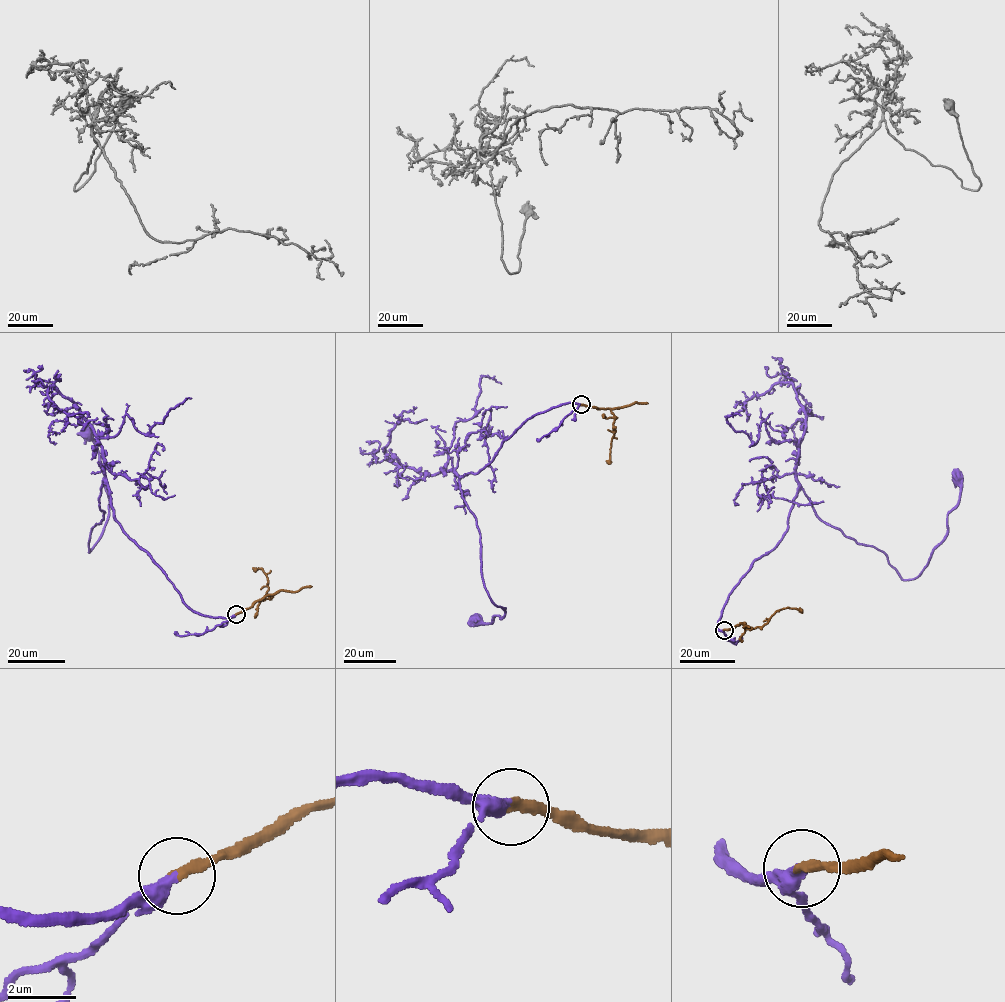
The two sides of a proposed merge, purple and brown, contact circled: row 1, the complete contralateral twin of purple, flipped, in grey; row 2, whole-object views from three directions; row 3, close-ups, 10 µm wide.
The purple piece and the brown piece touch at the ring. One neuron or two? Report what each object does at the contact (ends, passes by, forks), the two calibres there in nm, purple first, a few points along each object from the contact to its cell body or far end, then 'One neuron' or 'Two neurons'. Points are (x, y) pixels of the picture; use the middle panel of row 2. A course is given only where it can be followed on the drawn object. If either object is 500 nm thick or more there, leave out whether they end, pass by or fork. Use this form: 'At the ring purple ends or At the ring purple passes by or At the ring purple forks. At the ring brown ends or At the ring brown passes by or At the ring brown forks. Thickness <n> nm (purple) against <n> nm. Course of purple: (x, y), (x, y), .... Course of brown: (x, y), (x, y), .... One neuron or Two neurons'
At the ring purple ends. At the ring brown ends. Thickness 400 nm (purple) against 300 nm. Course of purple: (581, 404), (531, 417), (493, 460), (459, 480), (480, 532), (484, 586), (505, 609), (492, 622), (476, 620). Course of brown: (581, 404), (610, 409), (613, 415), (615, 431), (609, 464). One neuron

